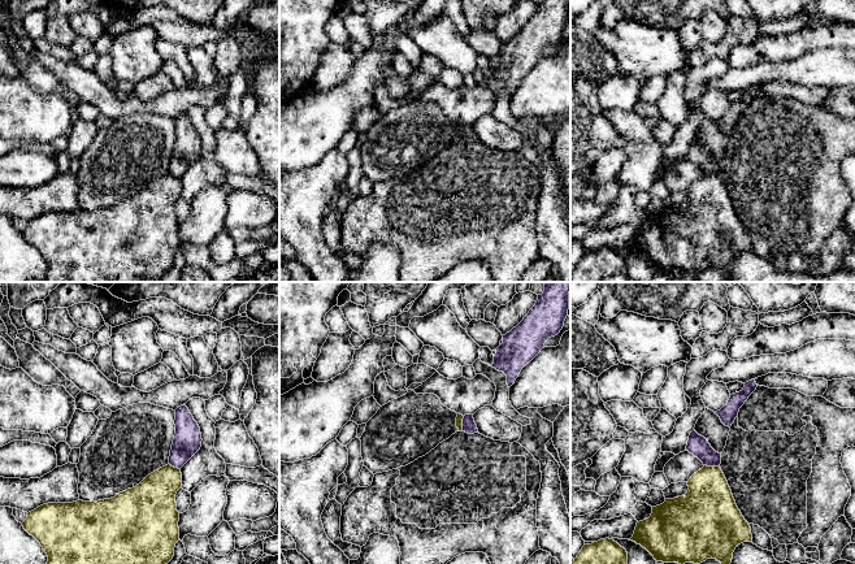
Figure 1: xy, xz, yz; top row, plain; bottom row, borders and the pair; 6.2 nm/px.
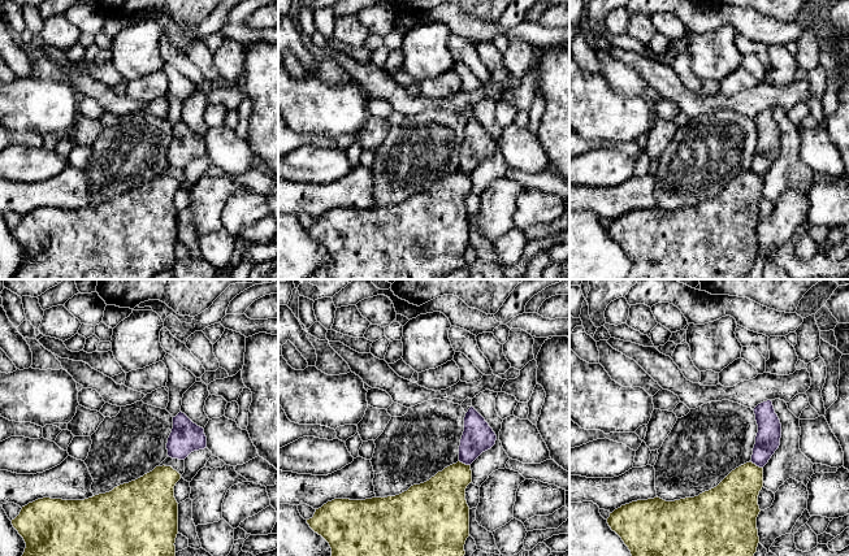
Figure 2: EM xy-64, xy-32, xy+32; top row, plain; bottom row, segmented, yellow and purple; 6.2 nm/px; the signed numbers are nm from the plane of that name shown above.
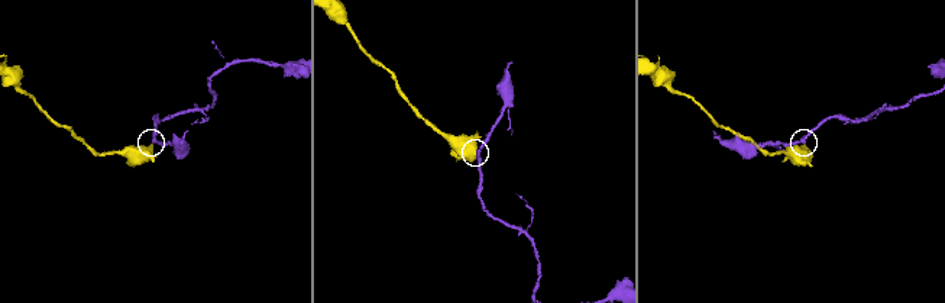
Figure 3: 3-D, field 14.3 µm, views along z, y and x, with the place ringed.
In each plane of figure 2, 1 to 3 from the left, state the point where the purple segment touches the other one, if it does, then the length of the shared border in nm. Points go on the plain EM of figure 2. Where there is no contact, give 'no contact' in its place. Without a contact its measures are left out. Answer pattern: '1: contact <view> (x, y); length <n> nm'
1: no contact
2: contact xy-32 (464, 173); length 80 nm
3: contact xy+32 (756, 174); length 90 nm

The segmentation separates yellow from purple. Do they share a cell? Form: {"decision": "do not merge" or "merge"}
{"decision": "do not merge"}

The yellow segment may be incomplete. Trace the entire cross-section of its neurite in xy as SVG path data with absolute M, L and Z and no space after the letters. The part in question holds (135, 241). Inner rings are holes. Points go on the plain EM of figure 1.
M168 173L114 207L48 212L29 221L22 235L40 252L48 265L44 278L38 282L159 282L173 268L175 252L179 250L175 203L181 196L181 178Z

